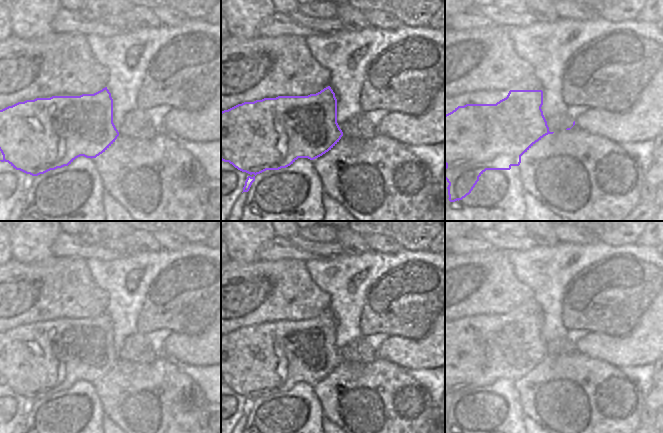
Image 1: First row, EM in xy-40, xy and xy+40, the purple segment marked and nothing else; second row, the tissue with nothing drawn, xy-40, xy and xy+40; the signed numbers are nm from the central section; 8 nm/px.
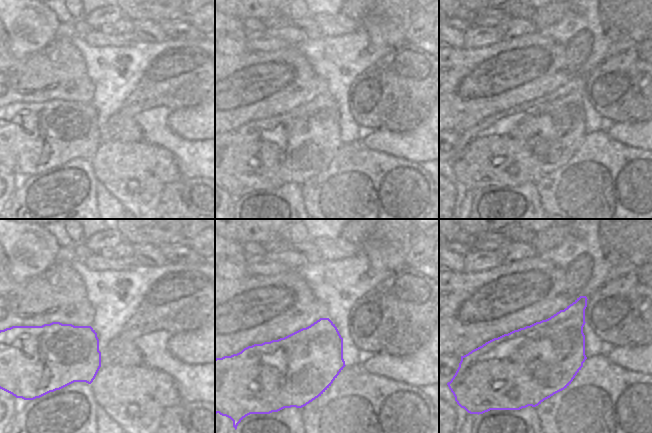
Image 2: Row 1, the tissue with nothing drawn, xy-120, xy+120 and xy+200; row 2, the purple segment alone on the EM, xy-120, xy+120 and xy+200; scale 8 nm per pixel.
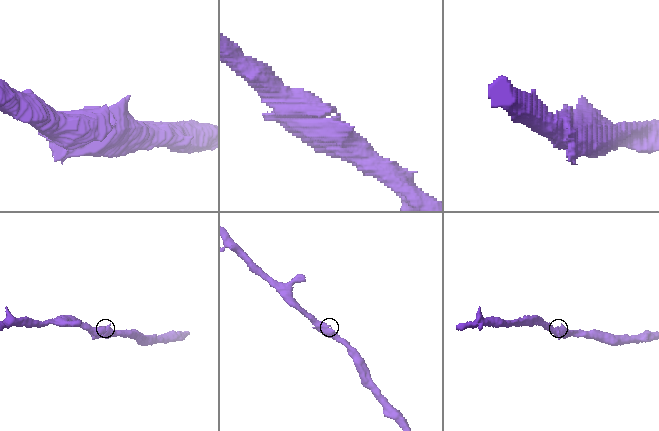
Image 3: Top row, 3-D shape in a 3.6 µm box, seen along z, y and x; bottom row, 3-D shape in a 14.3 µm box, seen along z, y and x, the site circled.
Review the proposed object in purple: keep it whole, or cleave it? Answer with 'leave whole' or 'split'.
leave whole

